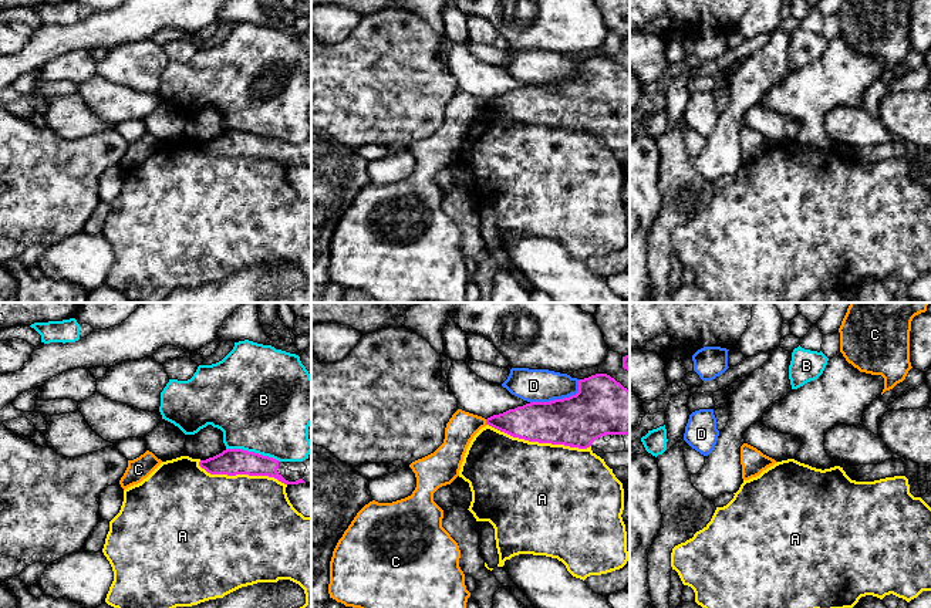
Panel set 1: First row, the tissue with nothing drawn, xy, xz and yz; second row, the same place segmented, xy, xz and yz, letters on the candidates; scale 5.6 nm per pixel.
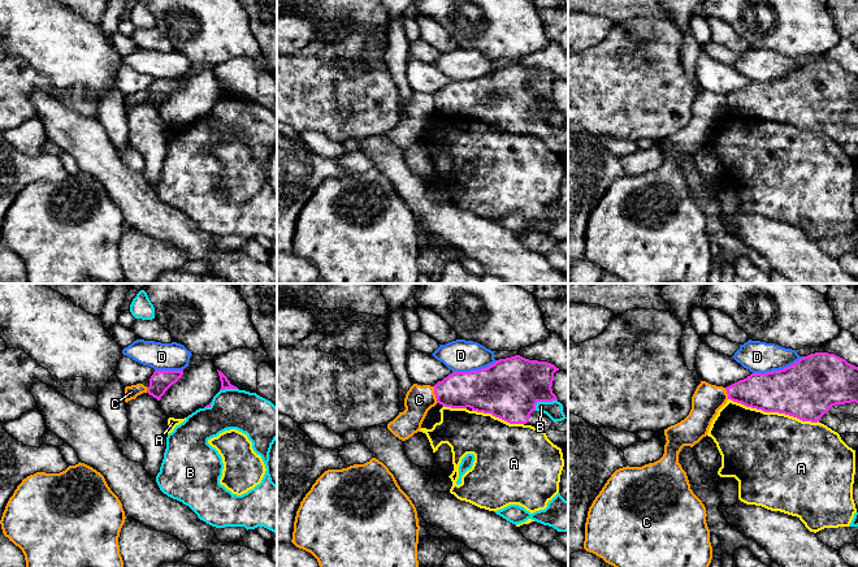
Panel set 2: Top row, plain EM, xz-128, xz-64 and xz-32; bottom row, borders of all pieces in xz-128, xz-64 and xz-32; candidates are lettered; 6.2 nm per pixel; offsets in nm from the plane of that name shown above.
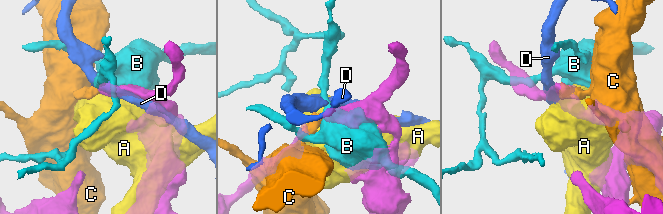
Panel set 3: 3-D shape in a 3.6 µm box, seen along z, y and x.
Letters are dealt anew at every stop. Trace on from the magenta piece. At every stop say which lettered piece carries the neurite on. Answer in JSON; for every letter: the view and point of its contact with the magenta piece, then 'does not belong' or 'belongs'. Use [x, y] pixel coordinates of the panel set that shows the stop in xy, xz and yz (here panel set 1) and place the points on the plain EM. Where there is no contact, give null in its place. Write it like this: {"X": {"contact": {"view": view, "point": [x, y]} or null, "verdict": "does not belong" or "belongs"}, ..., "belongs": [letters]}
{"A": {"contact": {"view": "xz", "point": [539, 124]}, "verdict": "does not belong"}, "B": {"contact": {"view": "xy", "point": [253, 134]}, "verdict": "does not belong"}, "C": {"contact": {"view": "xz", "point": [486, 104]}, "verdict": "does not belong"}, "D": {"contact": {"view": "xz", "point": [559, 81]}, "verdict": "does not belong"}, "belongs": []}

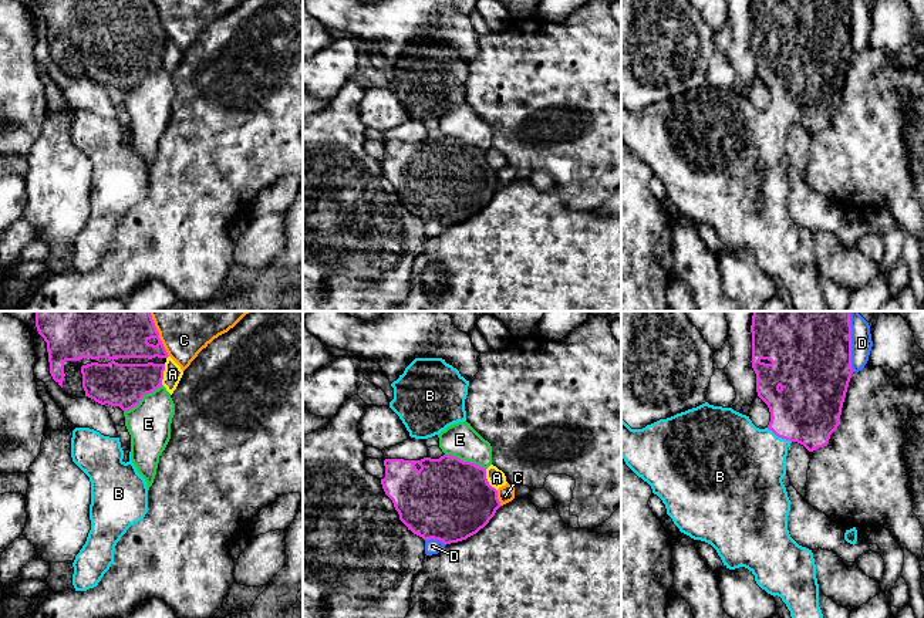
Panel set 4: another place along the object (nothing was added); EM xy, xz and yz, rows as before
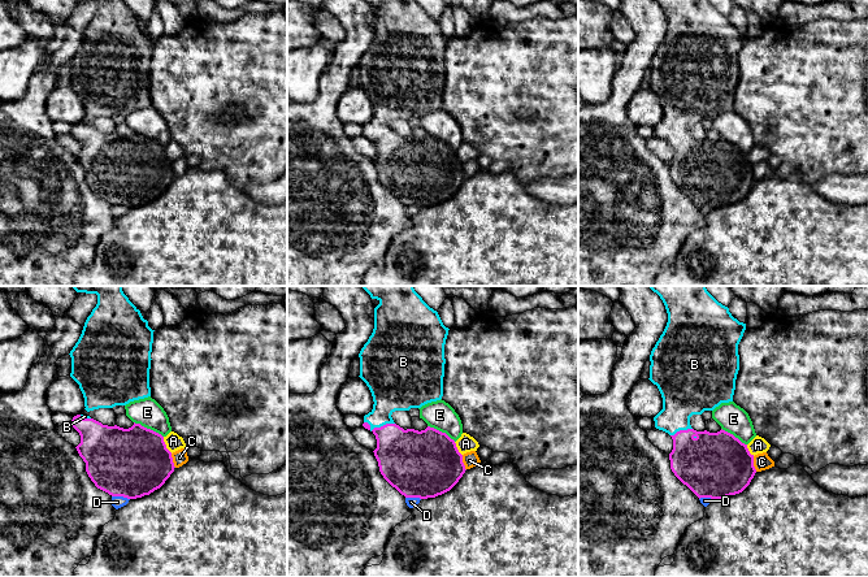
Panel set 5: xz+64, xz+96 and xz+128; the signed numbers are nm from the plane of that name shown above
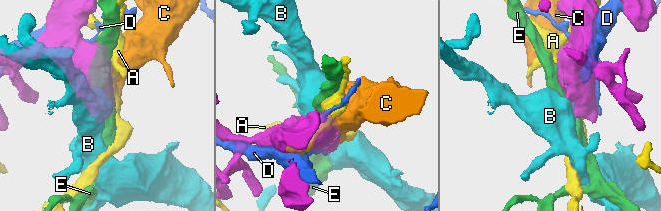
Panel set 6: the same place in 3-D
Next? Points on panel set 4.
{"A": {"contact": {"view": "xz", "point": [486, 162]}, "verdict": "does not belong"}, "B": {"contact": {"view": "yz", "point": [779, 118]}, "verdict": "belongs"}, "C": {"contact": {"view": "xy", "point": [158, 19]}, "verdict": "does not belong"}, "D": {"contact": {"view": "yz", "point": [850, 27]}, "verdict": "does not belong"}, "E": {"contact": {"view": "xy", "point": [142, 78]}, "verdict": "does not belong"}, "belongs": ["B"]}

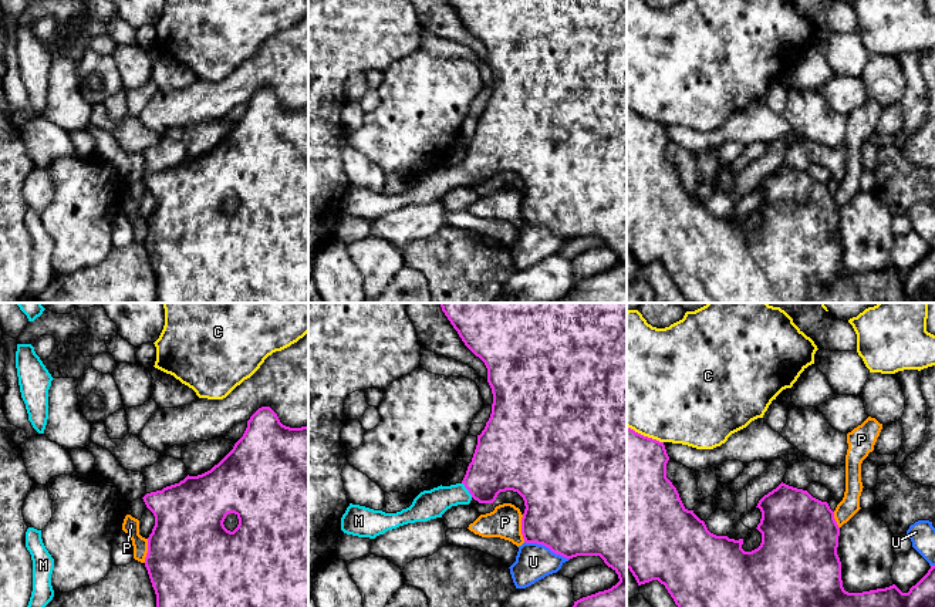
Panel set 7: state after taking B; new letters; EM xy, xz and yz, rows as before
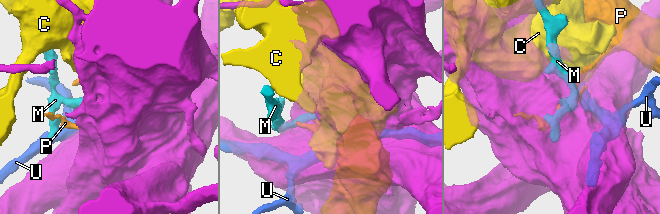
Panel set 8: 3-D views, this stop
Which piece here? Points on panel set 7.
{"C": {"contact": {"view": "yz", "point": [645, 118]}, "verdict": "does not belong"}, "M": {"contact": {"view": "xz", "point": [466, 169]}, "verdict": "belongs"}, "P": {"contact": {"view": "xz", "point": [522, 209]}, "verdict": "does not belong"}, "U": {"contact": {"view": "xz", "point": [547, 228]}, "verdict": "does not belong"}, "belongs": ["M"]}

